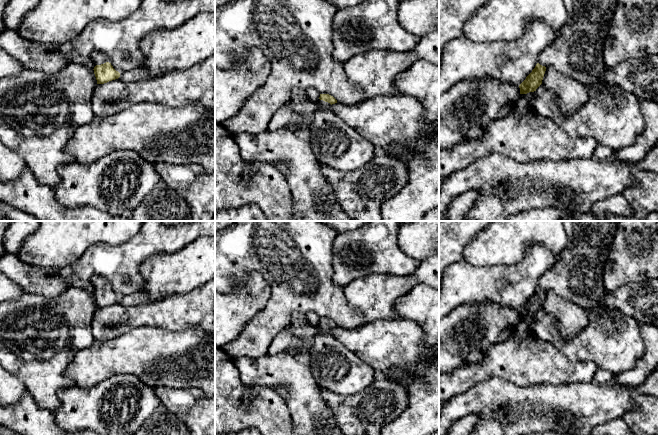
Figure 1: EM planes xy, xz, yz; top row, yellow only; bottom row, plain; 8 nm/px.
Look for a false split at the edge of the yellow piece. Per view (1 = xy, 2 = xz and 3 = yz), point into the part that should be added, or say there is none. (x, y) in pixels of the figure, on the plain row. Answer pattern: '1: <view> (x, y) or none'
1: xy (98, 282)
2: xz (335, 368)
3: yz (577, 275)

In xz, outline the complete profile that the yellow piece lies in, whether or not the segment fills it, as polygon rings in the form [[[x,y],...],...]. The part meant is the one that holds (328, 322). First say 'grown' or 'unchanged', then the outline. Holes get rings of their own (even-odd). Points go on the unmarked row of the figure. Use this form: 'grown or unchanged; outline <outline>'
grown; outline [[[320,318],[320,332],[314,337],[309,368],[320,388],[351,396],[365,390],[376,379],[374,369],[330,334],[337,324]]]

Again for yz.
grown; outline [[[564,221],[568,242],[562,253],[555,255],[554,265],[539,279],[538,287],[519,309],[520,318],[534,316],[542,308],[548,290],[551,290],[587,311],[601,308],[606,296],[603,281],[605,264],[621,221]]]

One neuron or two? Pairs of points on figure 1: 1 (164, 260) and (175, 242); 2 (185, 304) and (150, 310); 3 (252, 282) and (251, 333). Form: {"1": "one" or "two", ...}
{"1": "two", "2": "one", "3": "two"}

